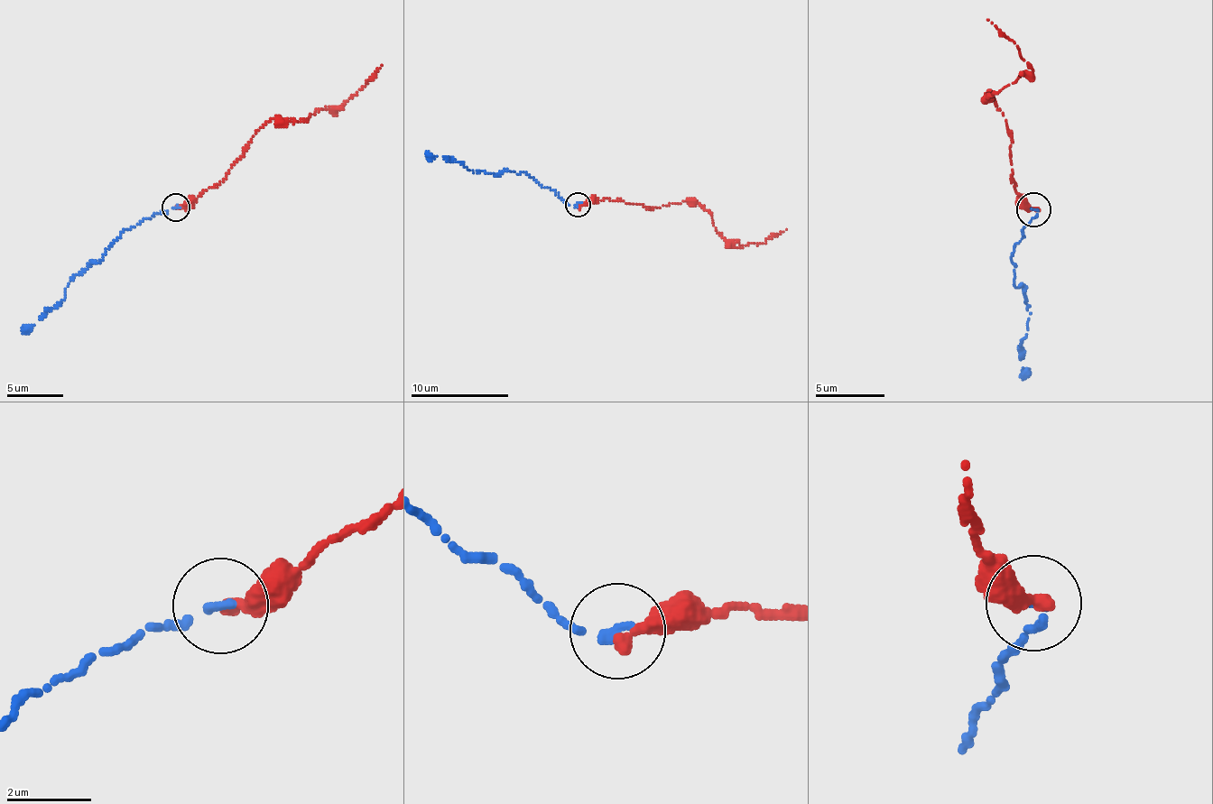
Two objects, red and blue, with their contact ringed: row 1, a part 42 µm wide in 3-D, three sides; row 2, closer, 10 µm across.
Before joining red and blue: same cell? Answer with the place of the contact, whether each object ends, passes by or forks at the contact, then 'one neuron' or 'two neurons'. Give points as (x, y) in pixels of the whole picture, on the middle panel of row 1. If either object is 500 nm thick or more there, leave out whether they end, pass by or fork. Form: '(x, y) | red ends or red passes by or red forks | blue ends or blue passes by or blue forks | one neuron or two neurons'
(578, 204) | red ends | blue ends | one neuron

